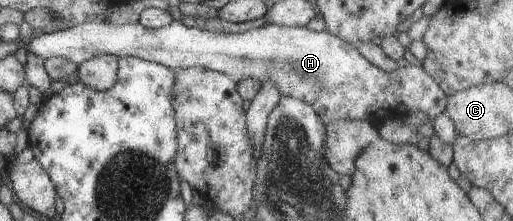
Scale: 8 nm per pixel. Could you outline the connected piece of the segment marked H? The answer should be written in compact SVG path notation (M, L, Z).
M172 20L168 26L148 30L142 28L138 22L124 24L122 26L105 23L80 23L64 30L58 30L48 34L40 34L28 40L28 44L17 54L32 54L42 60L50 57L63 57L76 65L86 60L103 55L116 57L132 56L144 61L153 61L172 71L200 66L206 70L220 72L235 83L251 78L259 83L270 80L280 96L292 96L296 100L302 100L308 104L323 124L332 124L338 120L362 120L375 126L390 118L403 118L412 114L423 113L430 121L433 121L440 112L444 111L447 96L438 88L436 82L426 74L424 68L409 64L407 66L392 68L390 72L380 70L378 66L367 62L350 42L337 38L329 31L312 31L305 27L276 26L265 24L242 33L206 32L198 28L184 27L184 24Z

